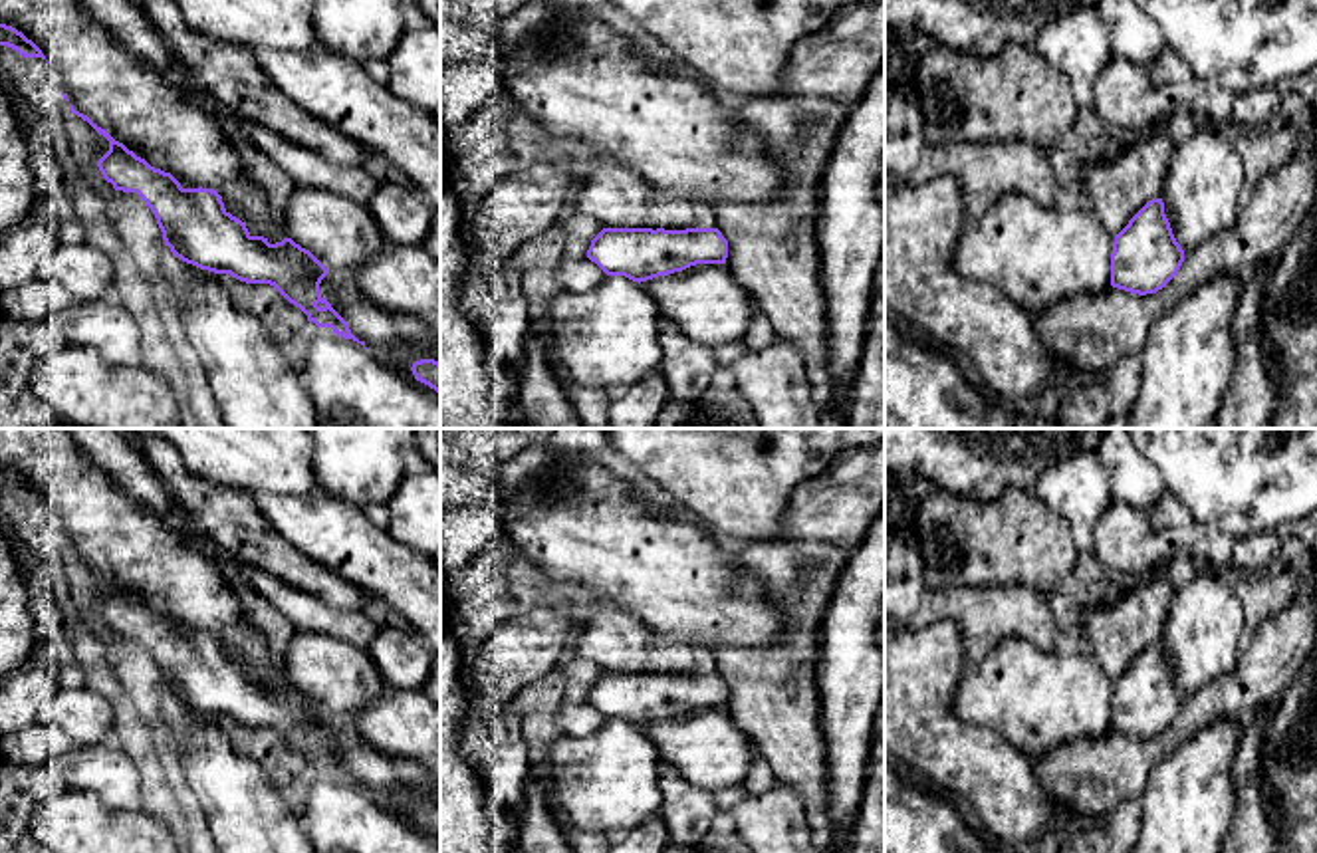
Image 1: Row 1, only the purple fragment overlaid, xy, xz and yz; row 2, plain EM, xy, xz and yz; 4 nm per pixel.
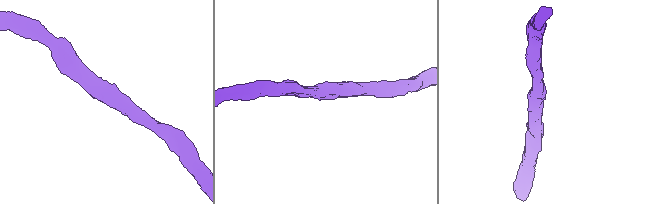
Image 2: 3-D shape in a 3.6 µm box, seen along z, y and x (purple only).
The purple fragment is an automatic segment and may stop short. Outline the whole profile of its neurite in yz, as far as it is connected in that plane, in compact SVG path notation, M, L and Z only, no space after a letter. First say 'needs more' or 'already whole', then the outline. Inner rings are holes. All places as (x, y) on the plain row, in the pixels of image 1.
needs more; M1198 565L1194 577L1172 595L1162 641L1148 645L1115 680L1111 730L1138 740L1166 732L1186 696L1236 669L1244 641L1244 609L1236 593L1212 569Z

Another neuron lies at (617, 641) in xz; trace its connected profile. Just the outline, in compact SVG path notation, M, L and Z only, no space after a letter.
M597 601L587 609L575 655L603 672L696 672L694 647L670 641L637 615Z

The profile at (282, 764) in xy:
M230 718L216 720L232 748L254 760L280 792L307 768L307 760L290 748L274 730L246 728Z

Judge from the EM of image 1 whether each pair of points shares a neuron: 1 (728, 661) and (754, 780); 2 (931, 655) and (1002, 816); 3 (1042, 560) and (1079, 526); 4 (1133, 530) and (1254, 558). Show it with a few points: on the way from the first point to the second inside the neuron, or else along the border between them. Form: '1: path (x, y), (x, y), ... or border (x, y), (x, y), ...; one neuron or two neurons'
1: border (756, 748), (778, 778); two neurons
2: path (931, 695), (931, 727), (980, 776); one neuron
3: border (1042, 498), (1068, 522), (1074, 546), (1079, 552); two neurons
4: path (1163, 536), (1187, 536), (1214, 550), (1224, 550); one neuron

